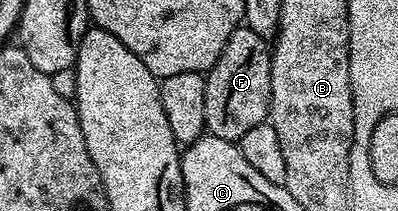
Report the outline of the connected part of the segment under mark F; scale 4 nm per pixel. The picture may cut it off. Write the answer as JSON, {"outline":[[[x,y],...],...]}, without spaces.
{"outline":[[[247,27],[235,29],[222,47],[216,65],[208,70],[206,87],[205,130],[211,136],[227,141],[239,142],[250,127],[258,127],[269,120],[272,107],[272,88],[270,87],[270,67],[272,51],[265,38],[254,35]]]}

